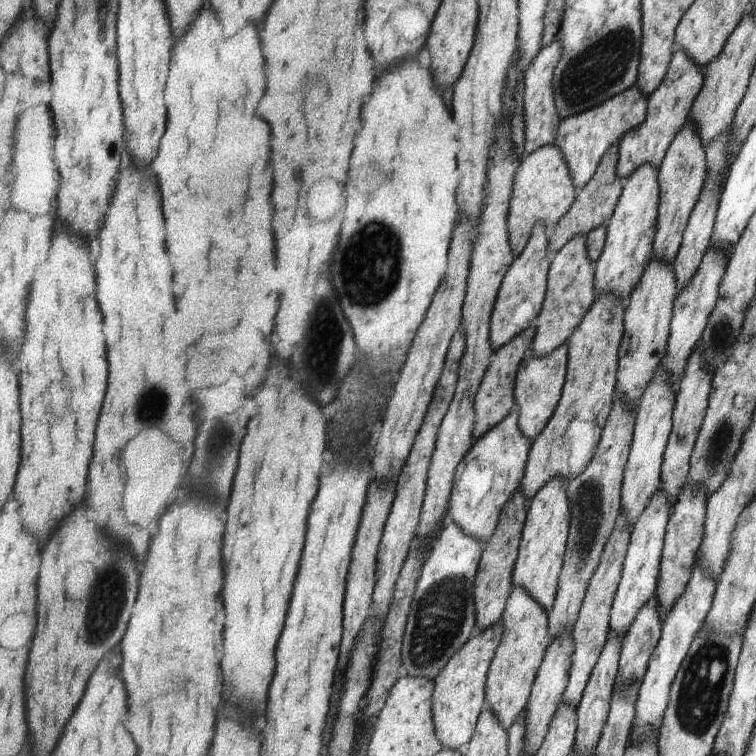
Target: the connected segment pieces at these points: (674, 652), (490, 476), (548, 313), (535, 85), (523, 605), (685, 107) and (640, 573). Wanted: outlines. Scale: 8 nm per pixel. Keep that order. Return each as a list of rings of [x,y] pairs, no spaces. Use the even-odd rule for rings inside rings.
[[[697,564],[693,565],[689,582],[685,583],[683,594],[671,606],[671,610],[667,612],[665,620],[660,625],[660,637],[651,653],[651,658],[647,662],[646,671],[641,679],[639,688],[637,688],[637,700],[635,700],[635,710],[633,710],[633,722],[631,722],[631,730],[629,732],[629,743],[641,742],[641,738],[657,738],[657,733],[662,721],[663,711],[665,710],[671,681],[674,674],[679,670],[679,665],[701,623],[709,612],[713,593],[715,592],[716,582],[709,574],[705,574]]]
[[[513,408],[507,417],[483,437],[476,438],[467,454],[461,458],[455,476],[455,486],[449,500],[449,512],[453,523],[461,526],[465,534],[472,535],[483,547],[499,524],[501,509],[520,486],[524,476],[524,464],[531,441],[521,434],[519,411]]]
[[[573,236],[553,254],[546,279],[543,302],[533,320],[534,335],[527,351],[527,356],[533,358],[543,358],[561,346],[581,322],[597,295],[593,288],[593,263],[587,258],[584,236]]]
[[[555,34],[552,41],[539,49],[539,52],[532,58],[523,72],[524,88],[521,98],[523,99],[523,118],[524,118],[524,150],[523,154],[531,154],[537,148],[552,145],[559,124],[557,110],[553,106],[553,93],[551,92],[551,74],[553,68],[559,60],[561,51],[559,44],[559,34]]]
[[[519,586],[512,588],[509,593],[499,622],[503,624],[504,634],[488,668],[484,704],[494,712],[500,725],[507,731],[524,710],[530,686],[550,638],[547,636],[547,613]]]
[[[678,48],[672,51],[665,76],[661,79],[659,86],[647,97],[647,118],[633,130],[629,130],[617,143],[617,164],[615,174],[623,180],[633,170],[643,164],[649,164],[658,169],[659,163],[681,126],[689,115],[689,108],[703,82],[703,68],[693,64],[689,56]]]
[[[657,489],[657,492],[651,496],[651,500],[647,502],[645,510],[641,512],[641,516],[635,520],[630,529],[620,579],[609,610],[608,634],[617,634],[617,636],[623,637],[629,625],[633,622],[635,614],[641,610],[641,606],[645,606],[645,602],[647,602],[655,592],[663,536],[670,515],[669,504],[667,504],[665,500],[667,500],[667,498],[663,496],[663,492]]]

